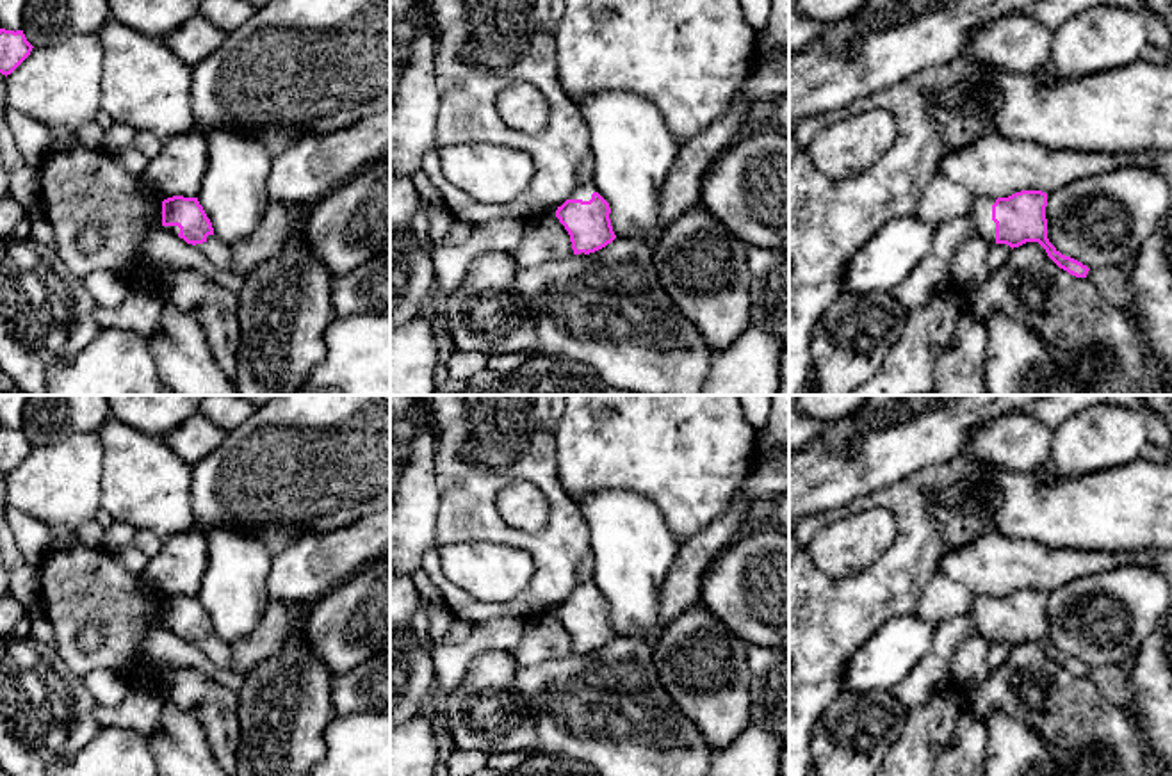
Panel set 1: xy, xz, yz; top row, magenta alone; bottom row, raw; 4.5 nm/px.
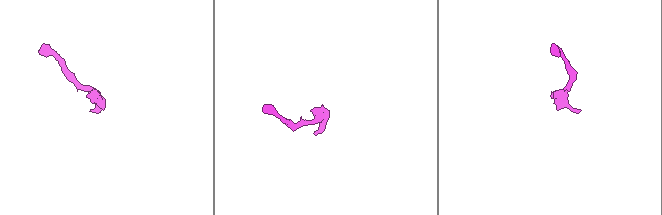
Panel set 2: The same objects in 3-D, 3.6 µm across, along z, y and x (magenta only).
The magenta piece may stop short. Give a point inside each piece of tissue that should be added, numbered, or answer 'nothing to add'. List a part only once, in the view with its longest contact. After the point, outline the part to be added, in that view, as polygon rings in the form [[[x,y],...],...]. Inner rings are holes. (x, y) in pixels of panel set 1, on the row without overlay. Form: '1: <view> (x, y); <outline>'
1: yz (982, 613); [[[976,594],[973,619],[976,621],[976,628],[987,644],[996,643],[996,621],[992,619],[992,603],[996,596]]]

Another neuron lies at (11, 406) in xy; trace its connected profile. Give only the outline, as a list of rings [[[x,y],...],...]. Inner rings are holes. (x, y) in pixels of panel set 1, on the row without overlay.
[[[0,395],[0,422],[5,429],[23,429],[23,411],[32,395]]]

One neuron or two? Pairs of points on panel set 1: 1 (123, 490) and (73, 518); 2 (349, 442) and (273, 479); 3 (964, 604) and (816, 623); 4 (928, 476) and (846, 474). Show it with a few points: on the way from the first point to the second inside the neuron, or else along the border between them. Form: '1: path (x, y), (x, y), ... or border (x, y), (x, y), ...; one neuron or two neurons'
1: border (100, 460), (102, 508); two neurons
2: path (330, 447), (314, 460), (292, 468); one neuron
3: border (934, 573), (912, 611); two neurons
4: border (950, 460), (921, 467), (871, 492); two neurons

